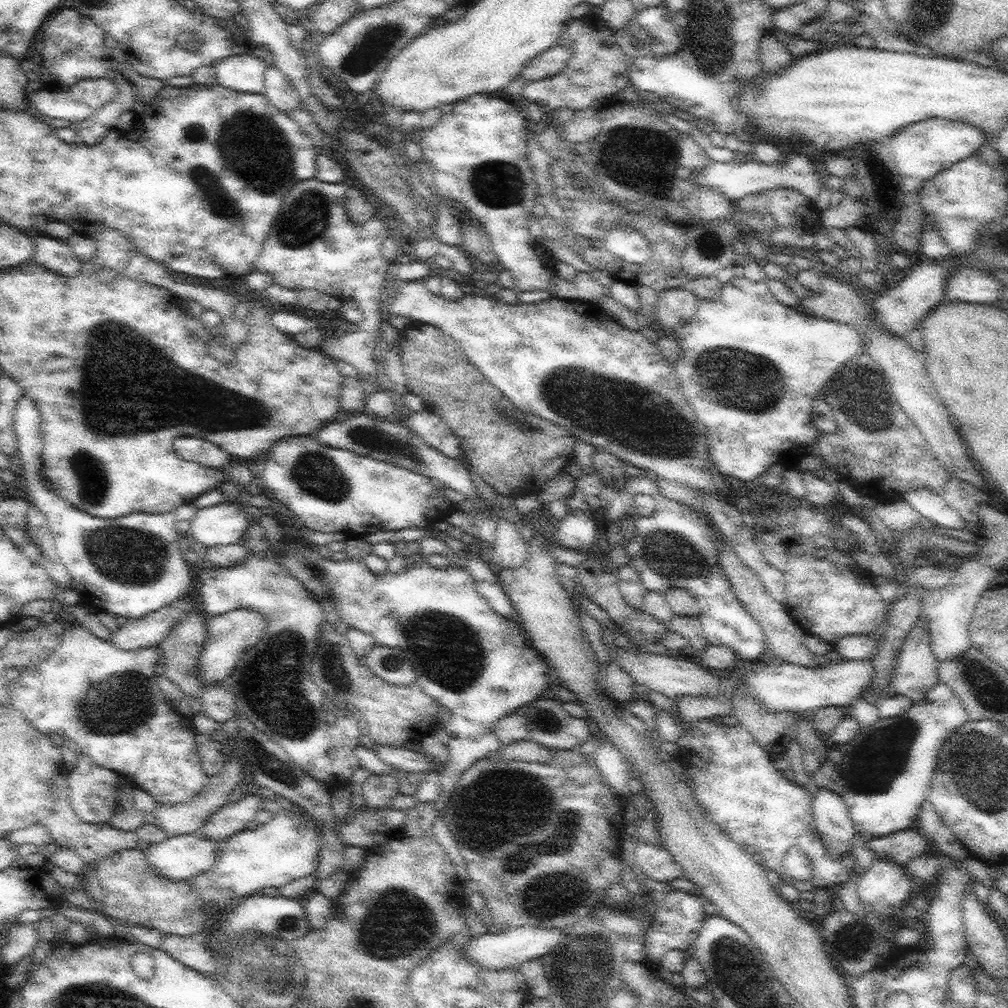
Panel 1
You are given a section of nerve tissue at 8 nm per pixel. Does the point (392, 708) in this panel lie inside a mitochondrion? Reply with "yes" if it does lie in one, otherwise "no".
no

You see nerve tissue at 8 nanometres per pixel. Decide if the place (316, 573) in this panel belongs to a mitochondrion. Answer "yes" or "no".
yes

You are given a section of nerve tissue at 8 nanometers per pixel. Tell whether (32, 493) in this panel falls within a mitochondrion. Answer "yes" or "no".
no

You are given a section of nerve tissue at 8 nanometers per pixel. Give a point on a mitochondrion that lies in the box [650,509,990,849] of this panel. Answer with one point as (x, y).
(883, 757)

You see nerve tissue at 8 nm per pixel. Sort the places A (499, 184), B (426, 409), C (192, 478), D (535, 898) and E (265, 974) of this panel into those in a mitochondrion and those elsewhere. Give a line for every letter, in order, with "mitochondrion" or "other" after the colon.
A: mitochondrion
B: other
C: other
D: mitochondrion
E: mitochondrion

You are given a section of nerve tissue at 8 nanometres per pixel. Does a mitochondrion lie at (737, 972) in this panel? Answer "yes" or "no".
yes

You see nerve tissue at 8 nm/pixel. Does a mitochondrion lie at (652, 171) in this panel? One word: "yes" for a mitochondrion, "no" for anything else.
yes

